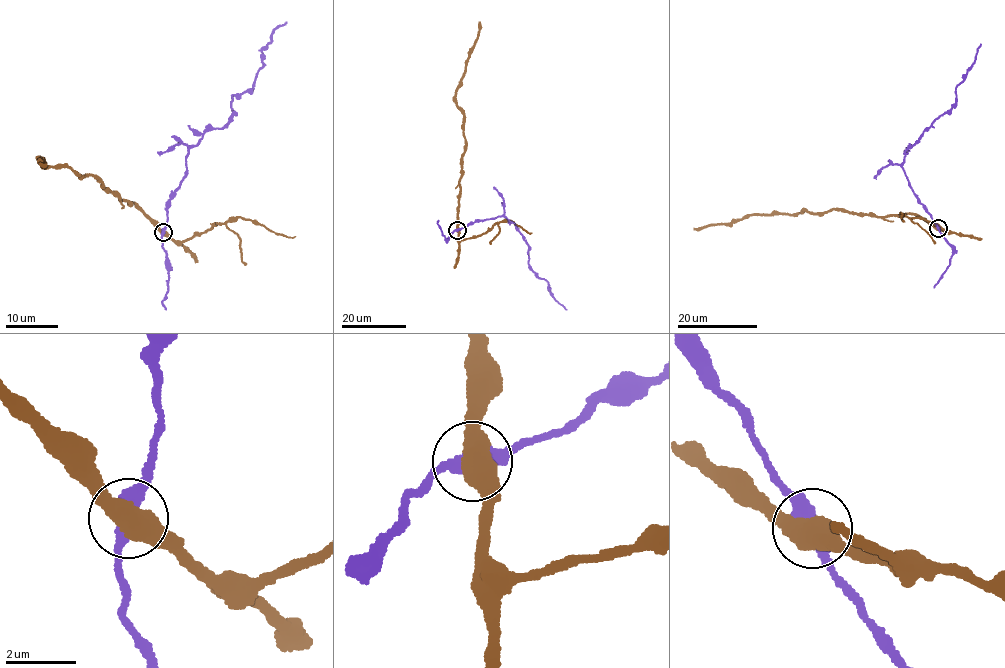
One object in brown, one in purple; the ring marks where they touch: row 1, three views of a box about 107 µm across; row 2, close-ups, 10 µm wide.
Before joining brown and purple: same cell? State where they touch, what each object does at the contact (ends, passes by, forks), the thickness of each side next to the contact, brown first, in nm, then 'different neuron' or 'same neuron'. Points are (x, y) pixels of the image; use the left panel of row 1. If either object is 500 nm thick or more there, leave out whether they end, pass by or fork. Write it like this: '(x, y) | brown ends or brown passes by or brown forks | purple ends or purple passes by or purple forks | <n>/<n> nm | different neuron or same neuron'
(163, 232) | 550/400 nm | different neuron

